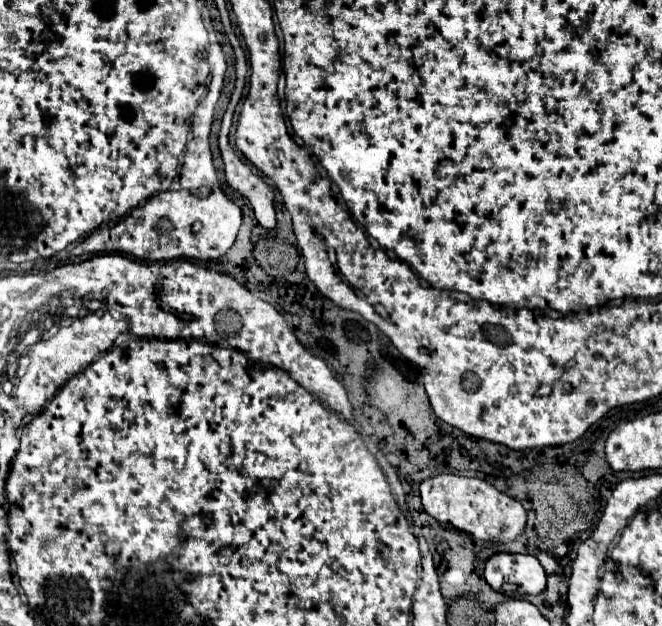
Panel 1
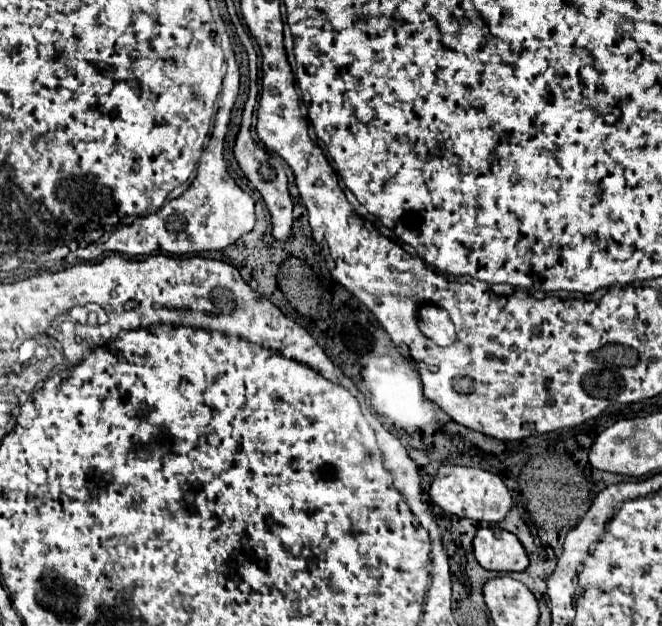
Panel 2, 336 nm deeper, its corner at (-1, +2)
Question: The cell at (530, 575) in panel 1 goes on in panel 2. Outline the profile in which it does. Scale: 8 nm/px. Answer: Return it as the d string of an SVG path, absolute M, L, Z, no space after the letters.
M481 526L473 538L473 552L485 570L523 572L529 566L523 544L499 526Z

